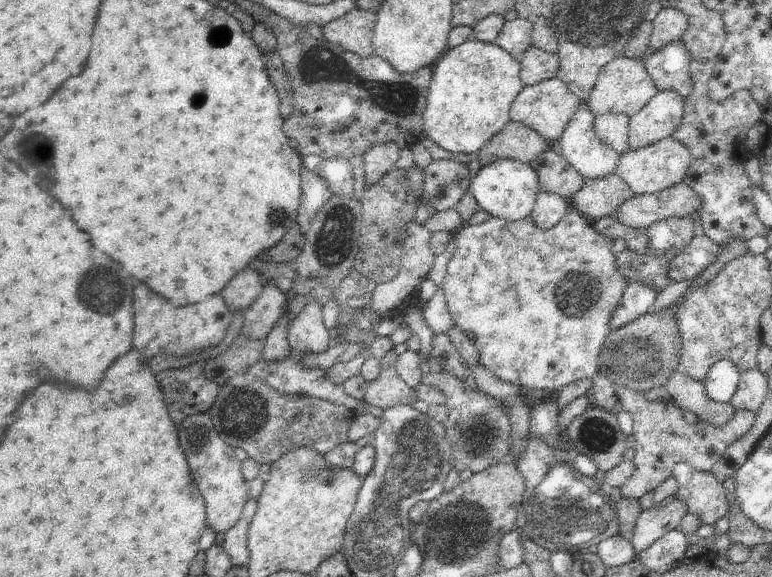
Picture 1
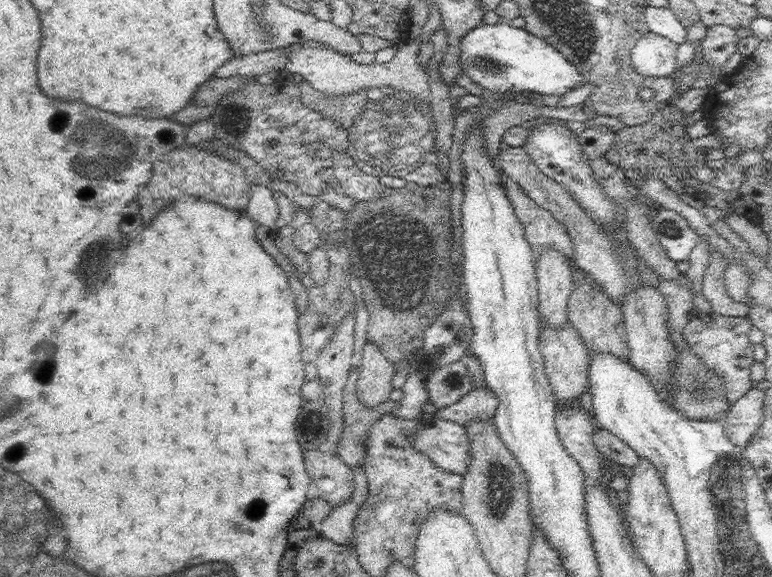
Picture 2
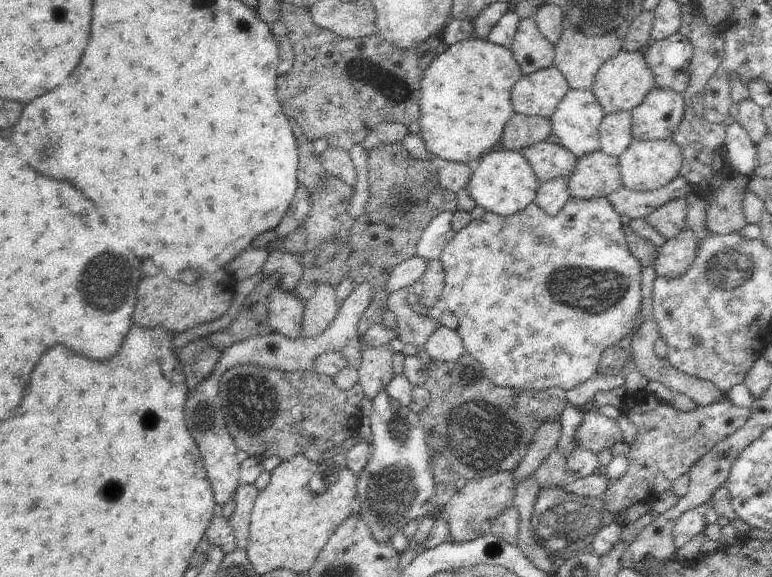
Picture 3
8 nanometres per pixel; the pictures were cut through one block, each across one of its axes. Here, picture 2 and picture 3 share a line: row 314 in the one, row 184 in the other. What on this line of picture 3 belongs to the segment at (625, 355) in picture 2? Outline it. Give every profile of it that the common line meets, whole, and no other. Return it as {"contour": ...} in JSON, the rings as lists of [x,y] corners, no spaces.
{"contour":[[[596,151],[577,159],[574,174],[568,178],[570,197],[597,199],[623,186],[618,157]]]}

